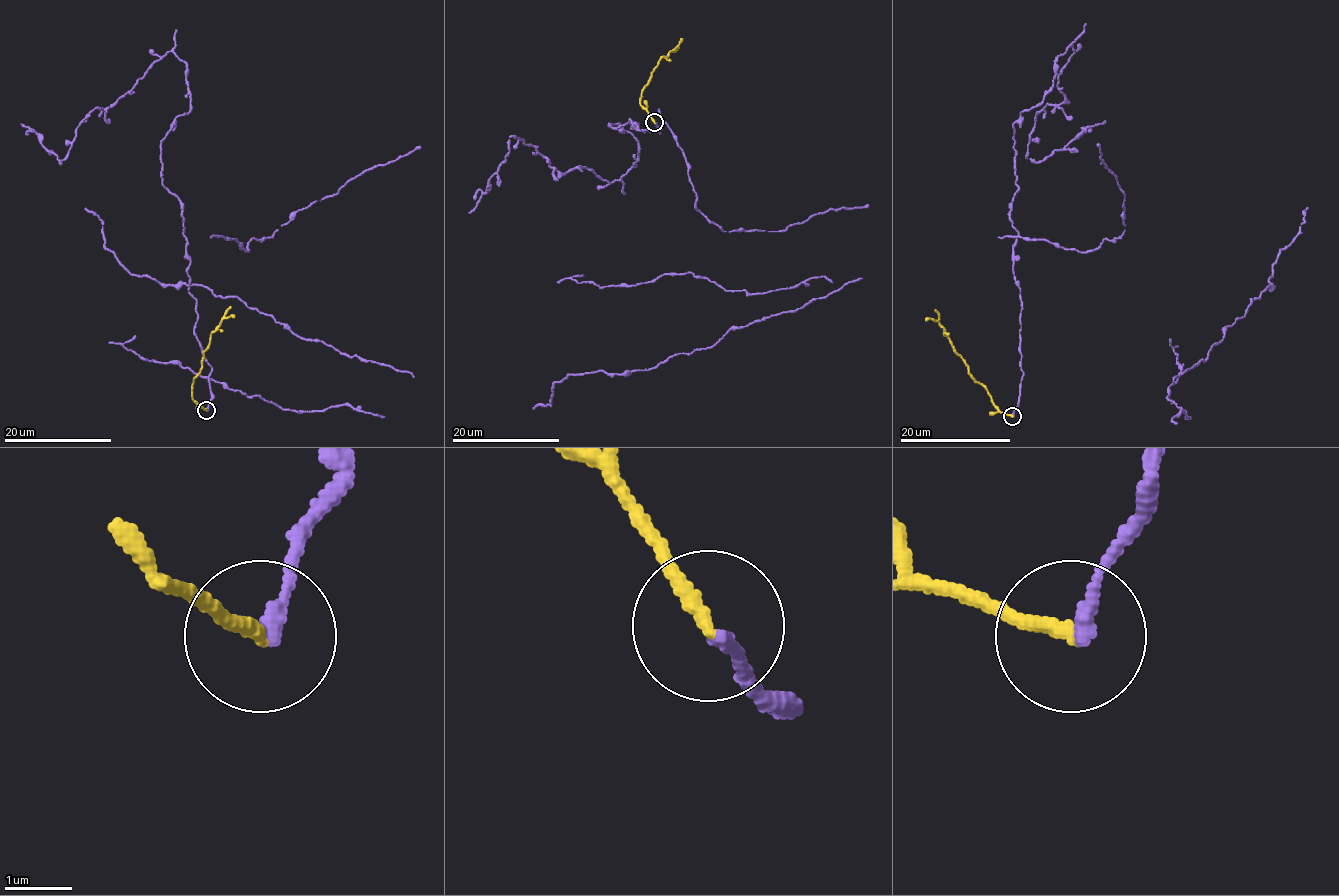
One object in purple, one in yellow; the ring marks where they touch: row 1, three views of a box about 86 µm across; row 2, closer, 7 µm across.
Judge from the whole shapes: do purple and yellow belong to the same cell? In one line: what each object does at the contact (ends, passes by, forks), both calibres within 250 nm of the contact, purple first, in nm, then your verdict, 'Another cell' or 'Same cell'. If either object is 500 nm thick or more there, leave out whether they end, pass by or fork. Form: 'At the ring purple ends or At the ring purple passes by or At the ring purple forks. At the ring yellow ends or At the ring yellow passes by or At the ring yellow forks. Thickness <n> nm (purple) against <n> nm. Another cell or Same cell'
At the ring purple ends. At the ring yellow ends. Thickness 240 nm (purple) against 220 nm. Another cell

